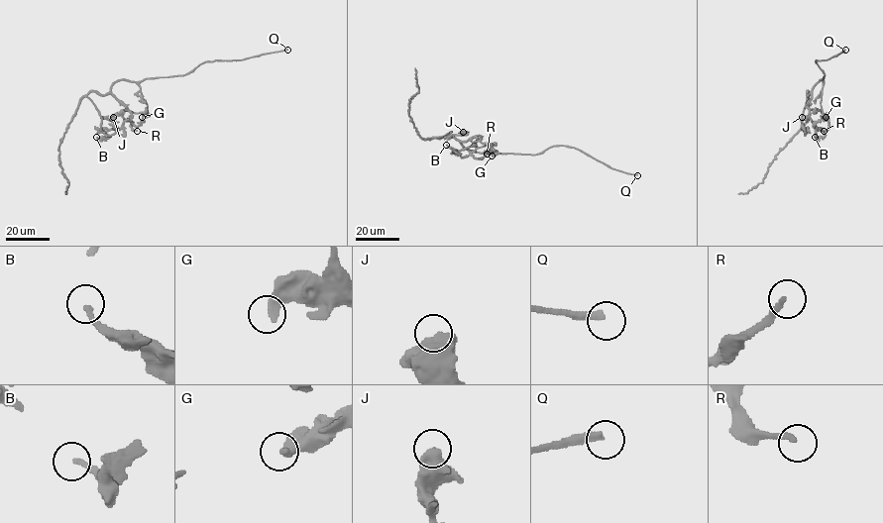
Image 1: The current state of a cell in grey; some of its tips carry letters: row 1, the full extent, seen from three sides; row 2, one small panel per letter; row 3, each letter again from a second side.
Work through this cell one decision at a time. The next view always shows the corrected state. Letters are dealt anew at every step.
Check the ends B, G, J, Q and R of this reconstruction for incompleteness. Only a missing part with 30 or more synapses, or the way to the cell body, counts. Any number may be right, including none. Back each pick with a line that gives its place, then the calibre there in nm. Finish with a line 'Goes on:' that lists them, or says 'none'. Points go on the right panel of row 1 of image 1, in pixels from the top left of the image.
Q: place (845, 50); calibre 280 nm
Goes on: Q

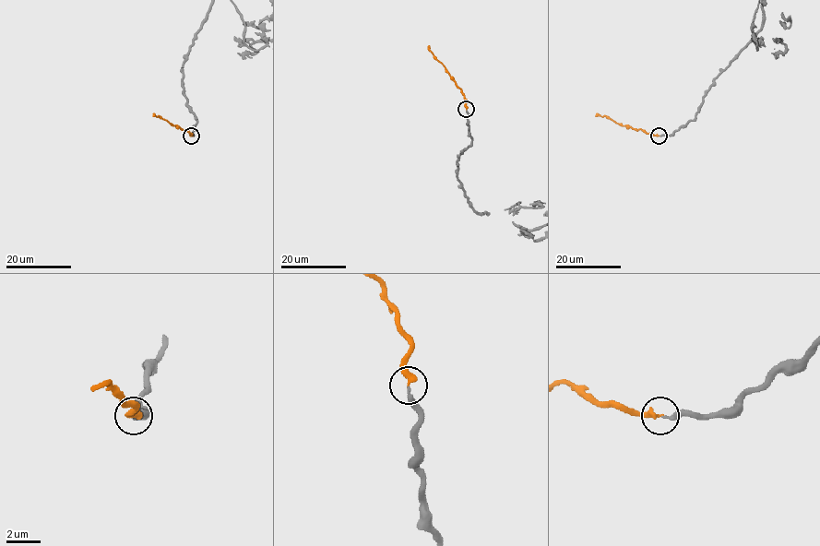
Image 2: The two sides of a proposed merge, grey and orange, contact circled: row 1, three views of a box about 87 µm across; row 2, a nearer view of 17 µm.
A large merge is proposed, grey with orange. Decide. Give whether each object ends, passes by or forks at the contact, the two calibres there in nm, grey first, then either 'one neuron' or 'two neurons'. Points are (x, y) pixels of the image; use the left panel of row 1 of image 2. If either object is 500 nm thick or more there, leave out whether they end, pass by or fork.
grey ends | orange ends | 190/360 nm | one neuron

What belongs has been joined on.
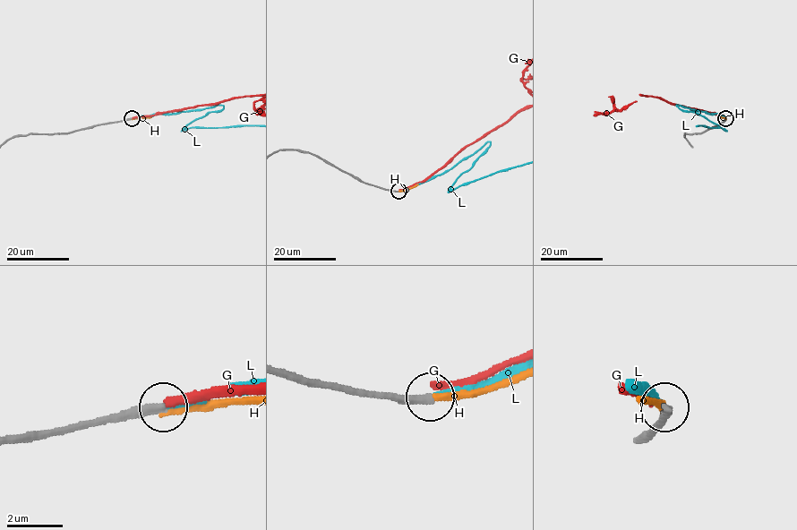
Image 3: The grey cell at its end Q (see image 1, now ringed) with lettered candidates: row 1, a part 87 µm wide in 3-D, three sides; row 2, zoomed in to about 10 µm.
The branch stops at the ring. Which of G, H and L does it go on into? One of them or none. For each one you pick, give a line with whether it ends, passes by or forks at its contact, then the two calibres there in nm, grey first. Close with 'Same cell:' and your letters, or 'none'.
L: it ends; calibres 320 and 200 nm
Same cell: L

